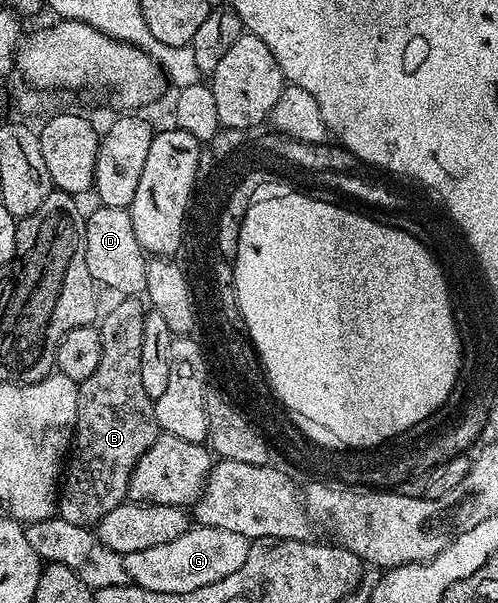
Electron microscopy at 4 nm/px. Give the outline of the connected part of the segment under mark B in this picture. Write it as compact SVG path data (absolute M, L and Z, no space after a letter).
M121 296L116 301L106 314L104 311L99 322L103 344L99 364L95 372L91 372L91 376L87 376L87 380L83 380L77 387L77 425L73 431L71 453L63 470L63 485L57 499L59 517L71 524L90 528L96 527L97 522L103 520L107 512L111 512L111 508L126 501L131 472L135 464L139 464L143 452L147 452L147 448L155 444L159 433L154 399L147 396L147 391L143 388L143 328L147 306L137 296Z

